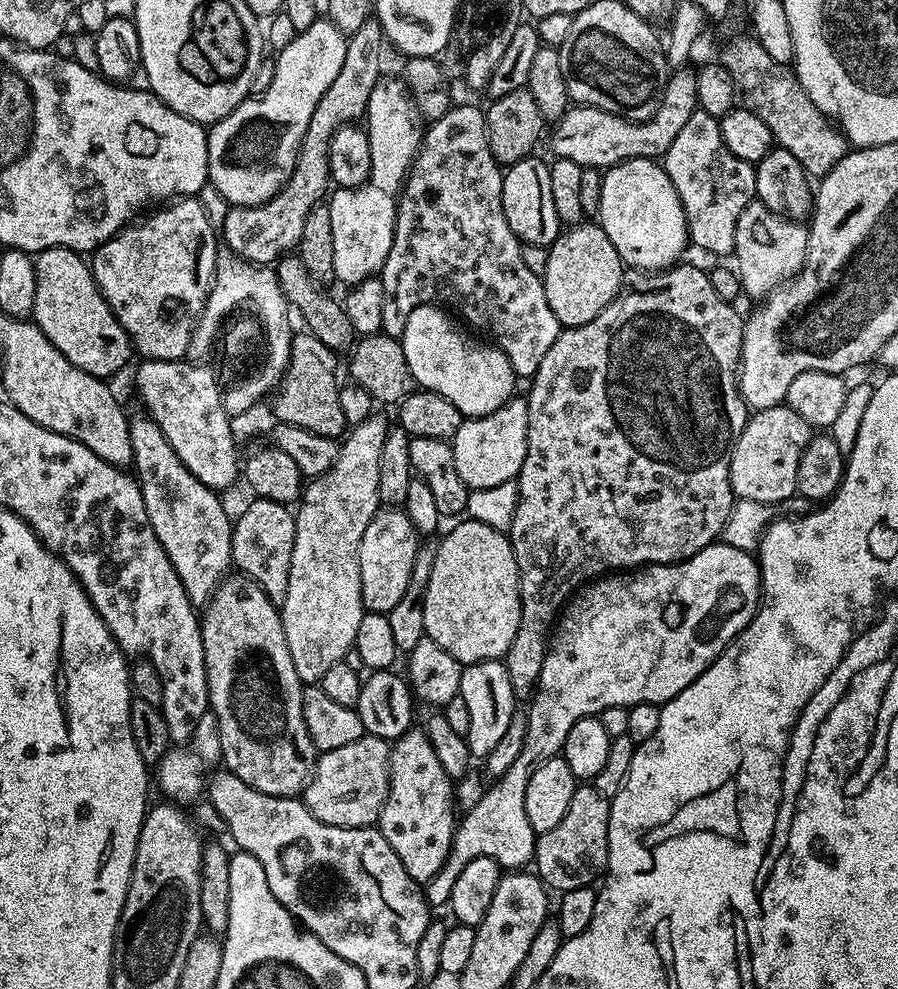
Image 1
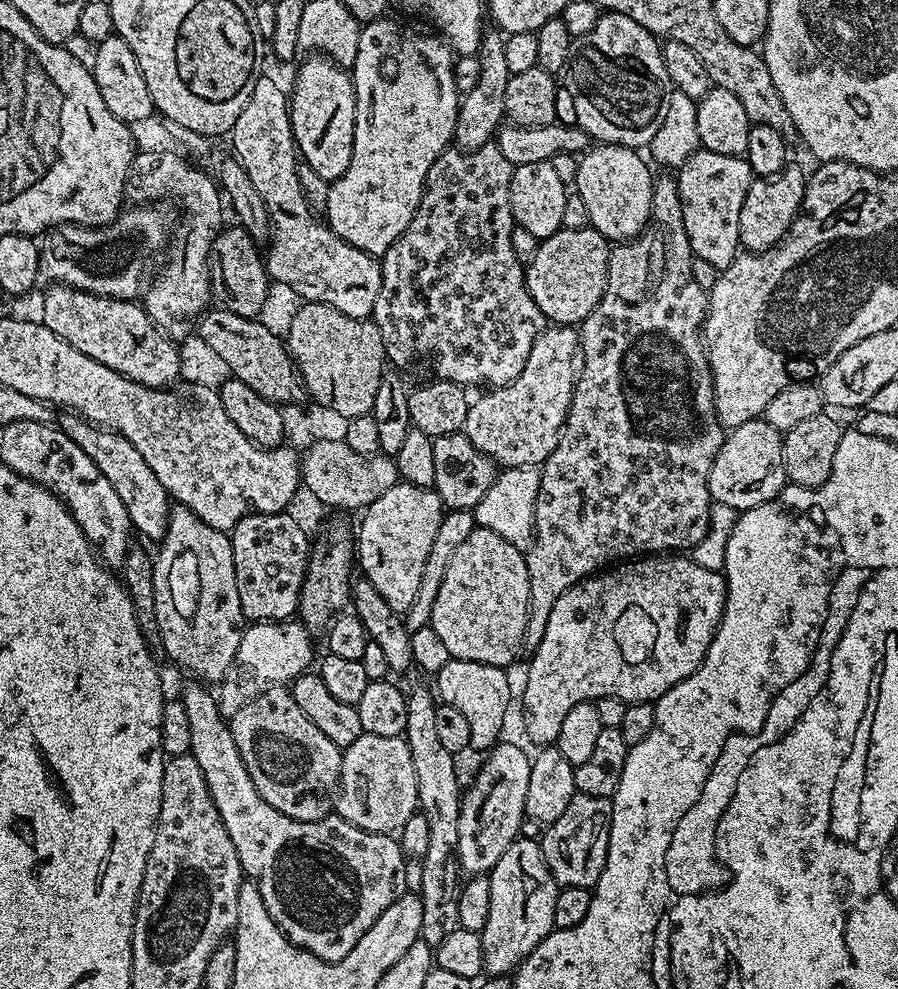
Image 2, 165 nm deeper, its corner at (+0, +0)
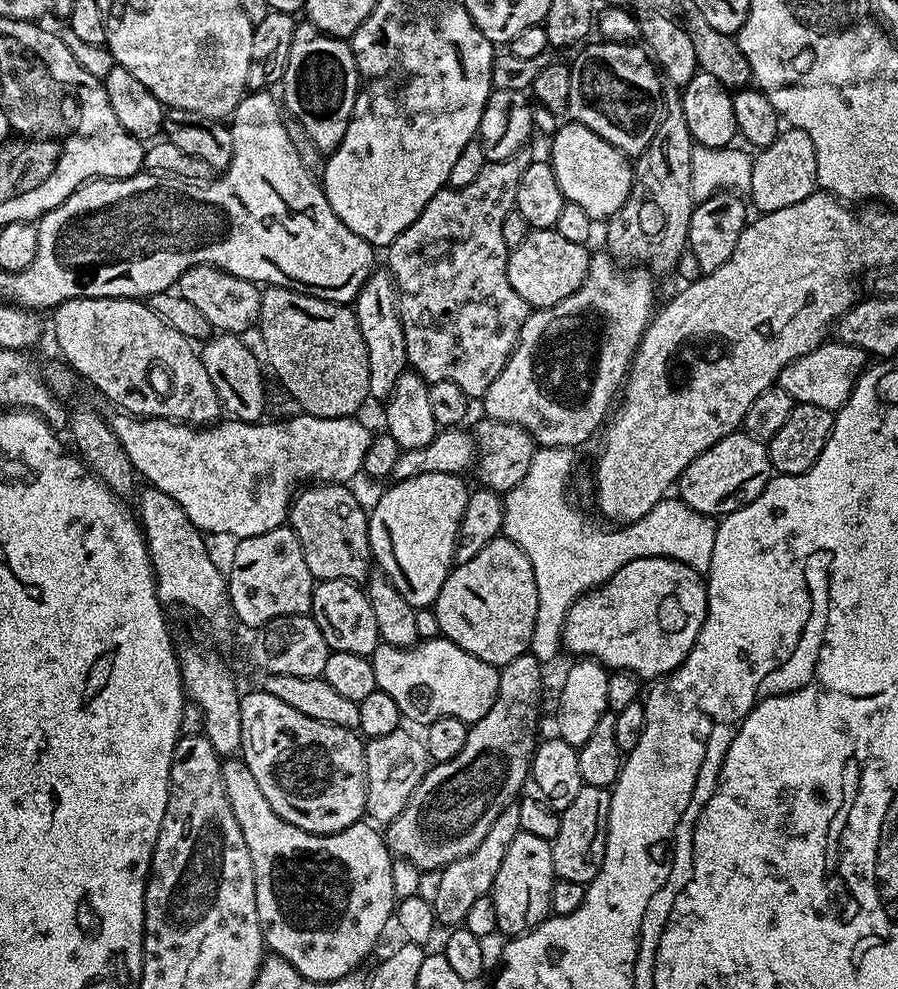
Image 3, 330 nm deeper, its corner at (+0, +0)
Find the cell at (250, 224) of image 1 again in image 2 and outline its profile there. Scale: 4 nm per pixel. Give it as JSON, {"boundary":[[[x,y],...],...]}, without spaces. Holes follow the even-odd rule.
{"boundary":[[[239,226],[221,227],[216,233],[212,249],[208,255],[208,273],[212,279],[213,301],[220,300],[224,296],[224,288],[228,291],[229,304],[226,304],[227,311],[239,316],[259,317],[264,303],[268,300],[268,284],[270,277],[265,261],[262,259],[262,252],[258,249],[257,241],[249,236],[245,228]]]}

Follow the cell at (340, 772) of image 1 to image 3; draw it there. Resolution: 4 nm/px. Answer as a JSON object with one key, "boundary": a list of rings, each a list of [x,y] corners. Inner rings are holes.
{"boundary":[[[397,730],[373,736],[364,745],[364,773],[366,774],[366,812],[377,825],[387,826],[410,802],[410,794],[428,773],[430,761],[423,739],[412,732]]]}

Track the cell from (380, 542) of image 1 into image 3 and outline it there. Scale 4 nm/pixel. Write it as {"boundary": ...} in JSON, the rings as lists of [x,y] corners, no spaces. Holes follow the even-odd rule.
{"boundary":[[[418,474],[418,478],[396,480],[393,488],[388,488],[376,500],[376,505],[368,512],[368,546],[373,561],[380,563],[379,571],[387,576],[388,581],[414,606],[432,608],[438,594],[446,582],[449,572],[454,567],[454,550],[456,539],[460,533],[462,514],[466,510],[466,502],[470,491],[464,485],[463,475],[450,474]]]}

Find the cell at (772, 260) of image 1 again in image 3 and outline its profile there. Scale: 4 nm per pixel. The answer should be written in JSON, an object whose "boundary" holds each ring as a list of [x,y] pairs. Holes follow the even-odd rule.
{"boundary":[[[785,127],[781,131],[778,138],[774,138],[774,142],[770,142],[770,146],[759,149],[755,153],[753,159],[753,174],[751,175],[750,188],[747,195],[752,198],[751,207],[757,213],[763,214],[773,212],[774,210],[783,210],[786,206],[794,206],[798,202],[802,202],[802,198],[806,198],[811,192],[817,191],[818,185],[816,180],[816,171],[818,163],[815,161],[814,144],[810,140],[805,130],[793,127]]]}

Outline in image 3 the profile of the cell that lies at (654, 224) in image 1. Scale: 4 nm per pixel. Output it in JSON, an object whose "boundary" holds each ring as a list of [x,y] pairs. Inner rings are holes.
{"boundary":[[[575,122],[561,123],[550,138],[550,163],[565,201],[582,206],[593,222],[607,221],[624,205],[632,189],[632,164],[606,138]]]}

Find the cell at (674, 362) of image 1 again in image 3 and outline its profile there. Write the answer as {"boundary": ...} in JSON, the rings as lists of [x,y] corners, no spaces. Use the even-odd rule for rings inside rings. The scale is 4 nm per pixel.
{"boundary":[[[668,86],[662,92],[662,115],[658,122],[658,130],[654,130],[654,138],[650,138],[650,146],[646,146],[646,150],[642,150],[640,155],[635,157],[632,164],[632,189],[626,198],[626,202],[619,208],[614,215],[607,221],[608,227],[608,245],[607,251],[610,253],[613,260],[619,262],[621,265],[636,266],[643,265],[643,267],[651,270],[653,273],[668,272],[680,260],[680,255],[685,255],[686,245],[688,243],[688,227],[690,226],[690,218],[692,217],[692,209],[694,203],[691,196],[691,150],[694,145],[692,135],[690,134],[690,126],[686,126],[686,114],[682,110],[682,102],[680,101],[681,93],[675,87]]]}

